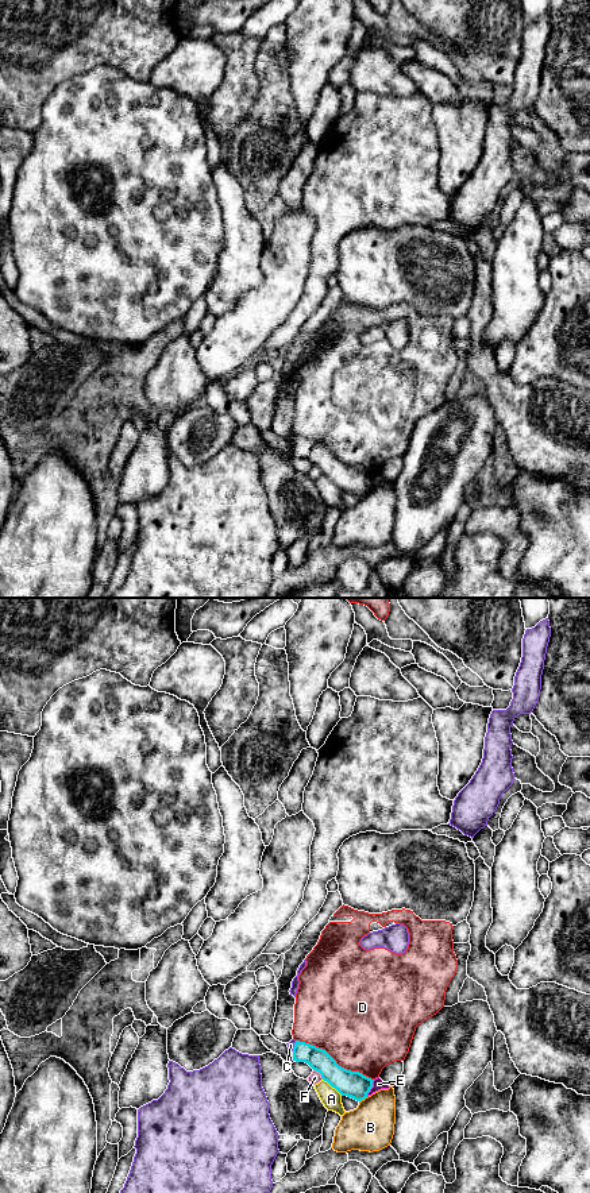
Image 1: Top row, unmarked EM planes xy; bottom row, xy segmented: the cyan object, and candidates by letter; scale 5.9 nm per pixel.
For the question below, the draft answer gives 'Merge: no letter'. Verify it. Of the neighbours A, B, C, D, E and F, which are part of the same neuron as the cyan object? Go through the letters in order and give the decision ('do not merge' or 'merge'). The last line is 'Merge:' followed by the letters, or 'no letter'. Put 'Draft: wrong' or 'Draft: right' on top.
Draft: right
A: do not merge
B: do not merge
C: do not merge
D: do not merge
E: do not merge
F: do not merge
Merge: no letter

